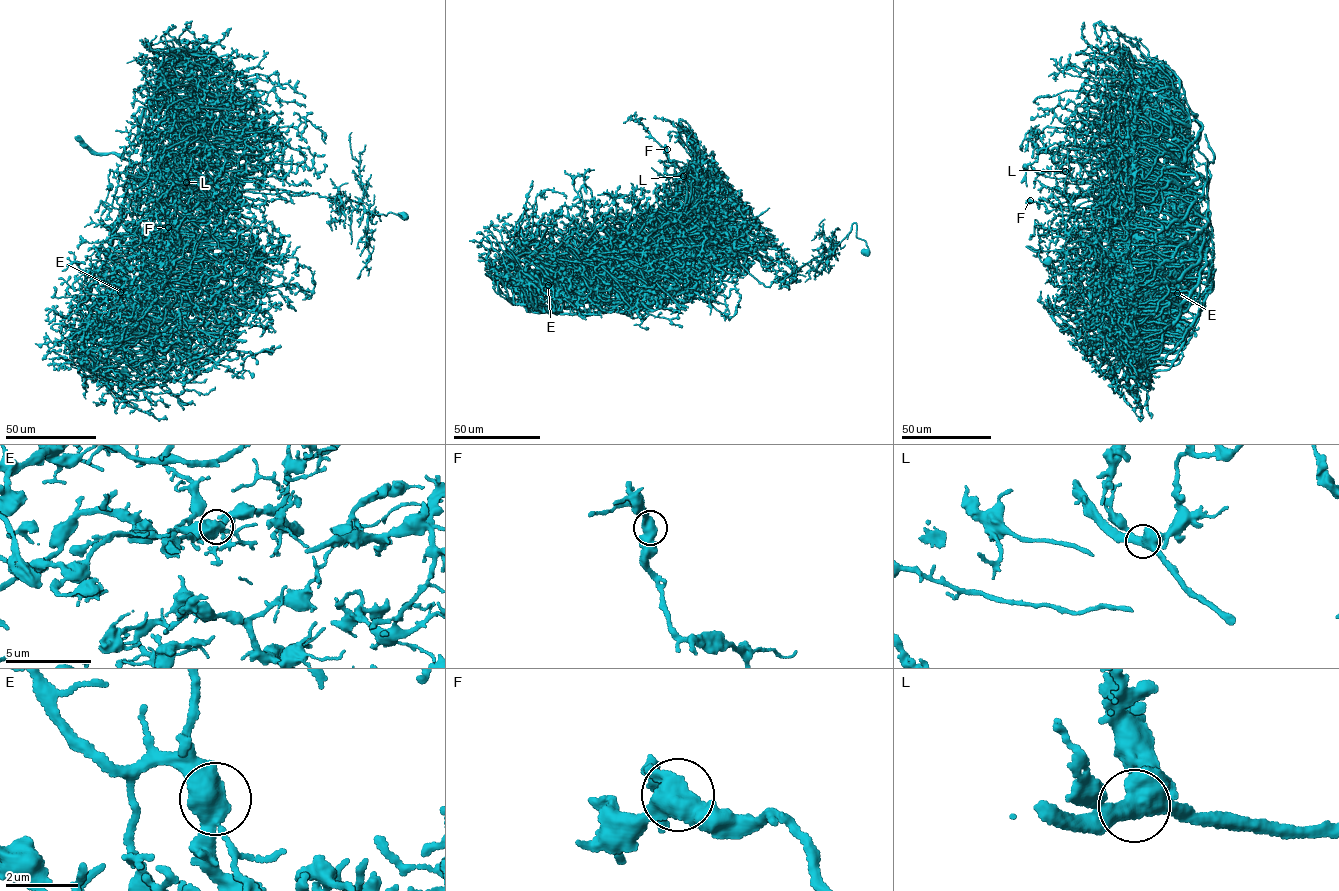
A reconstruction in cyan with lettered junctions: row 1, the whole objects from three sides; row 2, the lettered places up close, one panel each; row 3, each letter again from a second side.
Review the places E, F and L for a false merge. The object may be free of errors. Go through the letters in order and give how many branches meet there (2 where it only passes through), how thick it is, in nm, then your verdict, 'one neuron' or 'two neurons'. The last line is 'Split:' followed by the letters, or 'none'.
E: 3 | 480 nm | one neuron
F: 3 | 460 nm | one neuron
L: 3 | 480 nm | two neurons
Split: L

